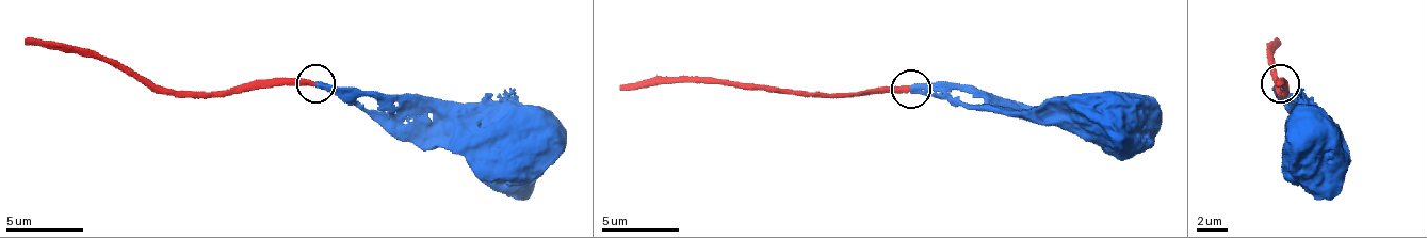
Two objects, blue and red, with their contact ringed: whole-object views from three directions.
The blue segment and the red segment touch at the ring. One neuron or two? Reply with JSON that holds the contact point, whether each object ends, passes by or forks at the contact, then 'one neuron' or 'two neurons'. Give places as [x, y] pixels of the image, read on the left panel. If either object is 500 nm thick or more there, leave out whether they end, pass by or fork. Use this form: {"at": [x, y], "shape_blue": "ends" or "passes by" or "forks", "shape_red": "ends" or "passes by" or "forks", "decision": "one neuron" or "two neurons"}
{"at": [315, 83], "shape_blue": "ends", "shape_red": "ends", "decision": "one neuron"}

